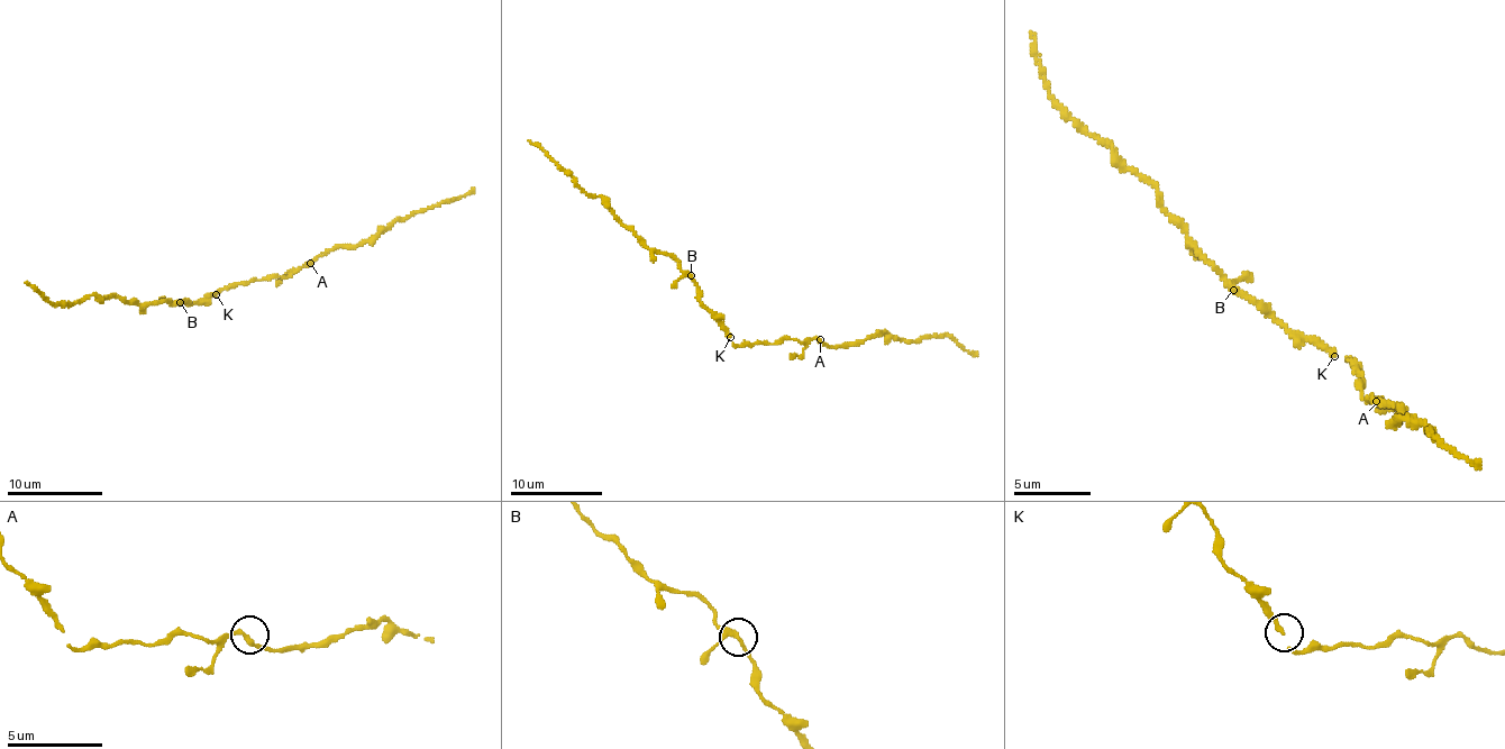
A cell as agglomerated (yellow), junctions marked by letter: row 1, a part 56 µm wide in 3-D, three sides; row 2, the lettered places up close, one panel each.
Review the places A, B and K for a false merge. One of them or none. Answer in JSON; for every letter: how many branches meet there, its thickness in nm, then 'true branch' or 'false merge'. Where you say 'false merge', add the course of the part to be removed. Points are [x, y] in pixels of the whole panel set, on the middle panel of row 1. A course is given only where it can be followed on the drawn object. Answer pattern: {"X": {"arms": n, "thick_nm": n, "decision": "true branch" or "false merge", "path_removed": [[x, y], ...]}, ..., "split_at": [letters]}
{"A": {"arms": 2, "thick_nm": 220, "decision": "true branch"}, "B": {"arms": 3, "thick_nm": 200, "decision": "true branch"}, "K": {"arms": 2, "thick_nm": 180, "decision": "true branch"}, "split_at": []}

